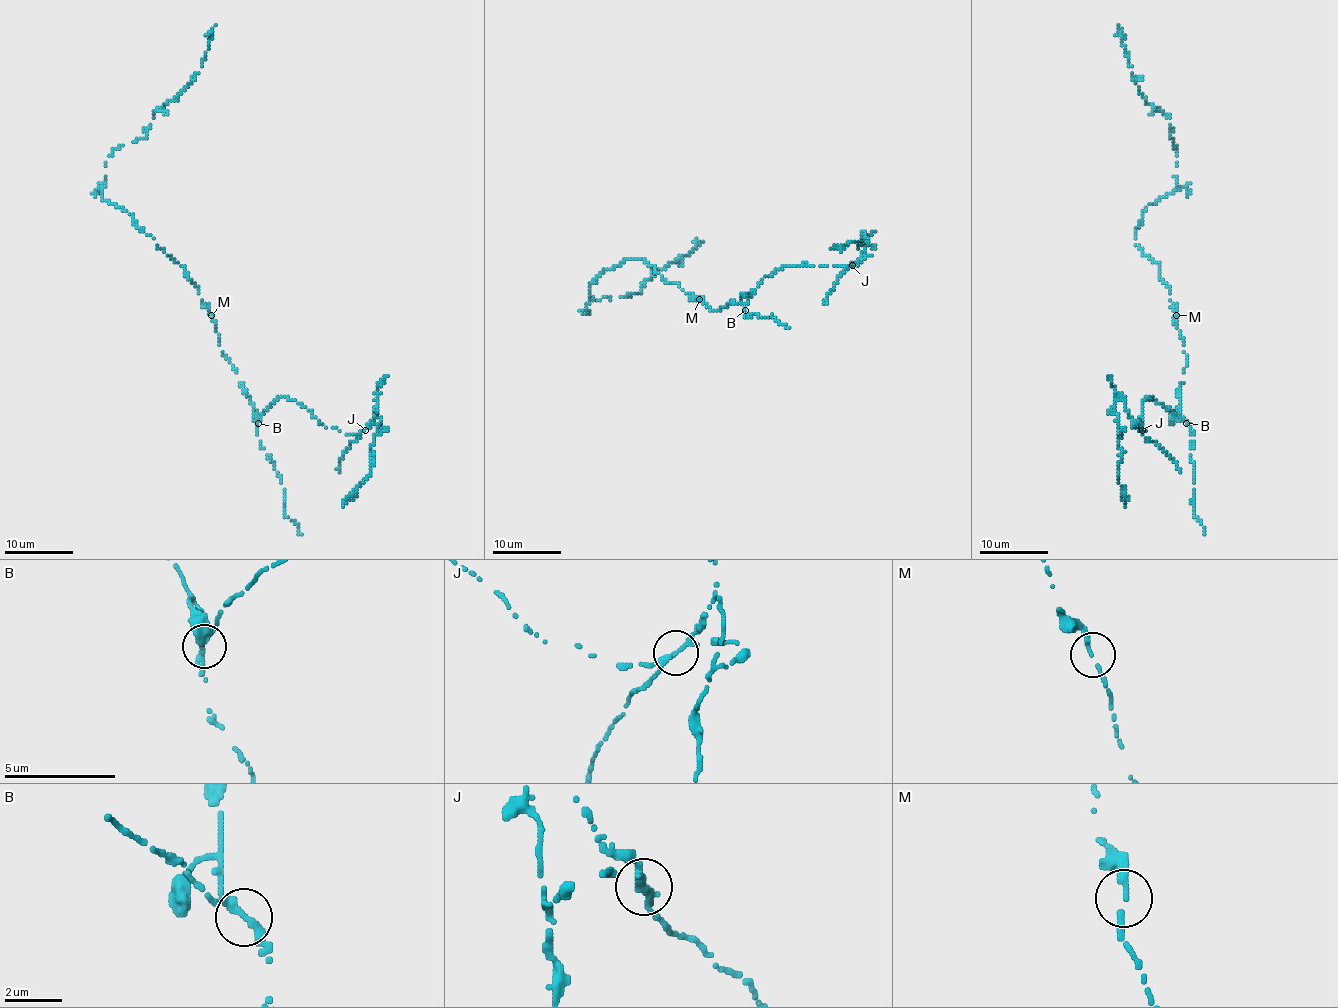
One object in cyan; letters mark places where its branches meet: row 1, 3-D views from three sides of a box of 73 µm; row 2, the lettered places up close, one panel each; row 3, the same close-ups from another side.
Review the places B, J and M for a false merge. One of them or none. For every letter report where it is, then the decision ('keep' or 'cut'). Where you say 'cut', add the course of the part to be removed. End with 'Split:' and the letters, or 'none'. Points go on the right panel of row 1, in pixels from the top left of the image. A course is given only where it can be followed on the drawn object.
B: at (1186, 423); keep
J: at (1142, 430); cut; foreign part runs (1141, 430), (1128, 413), (1124, 399), (1114, 396), (1121, 449), (1117, 475), (1126, 506)
M: at (1176, 315); keep
Split: J

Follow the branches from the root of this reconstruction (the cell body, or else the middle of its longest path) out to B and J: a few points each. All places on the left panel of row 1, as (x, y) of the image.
B: (211, 315), (218, 341), (256, 411), (258, 423)
J: (211, 315), (223, 353), (259, 418), (278, 397), (287, 397), (299, 403), (325, 427), (347, 434), (364, 430)

